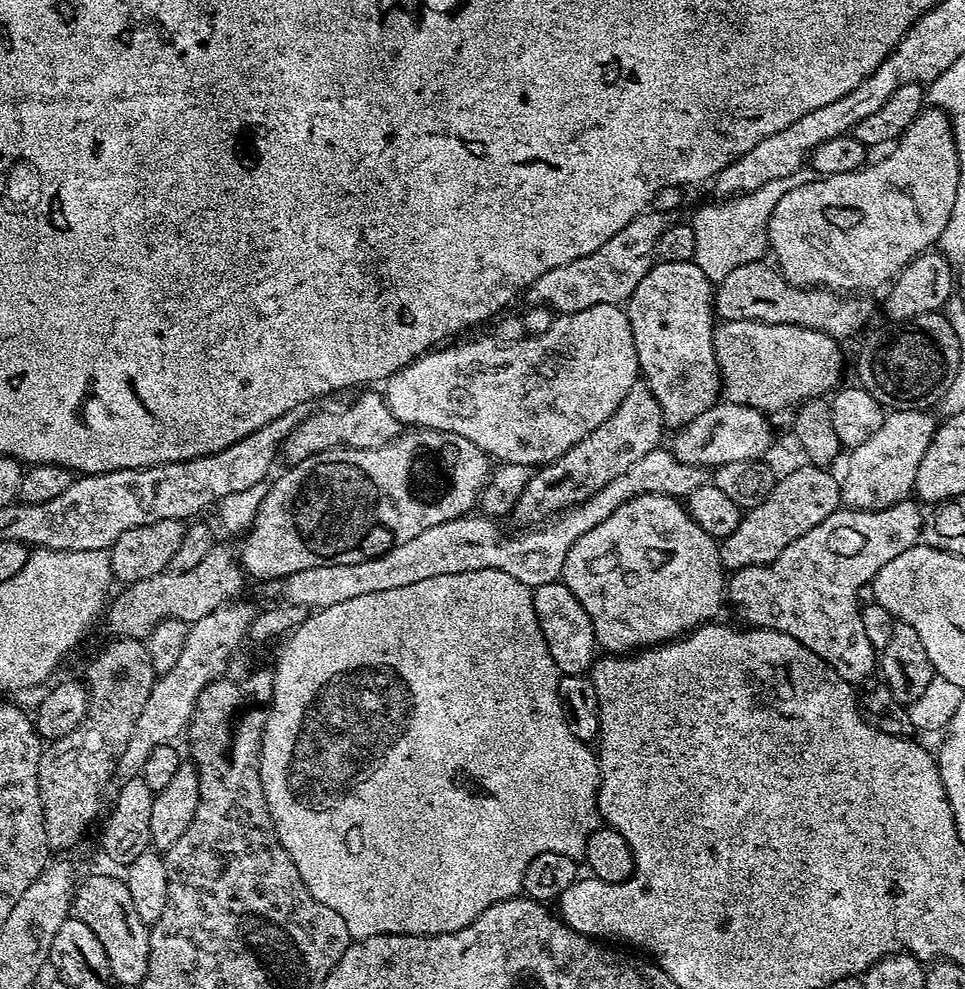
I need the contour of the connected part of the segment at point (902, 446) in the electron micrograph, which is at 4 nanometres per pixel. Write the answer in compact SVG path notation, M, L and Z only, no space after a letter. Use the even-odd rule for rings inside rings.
M928 410L889 411L878 431L867 442L862 442L862 446L849 451L850 471L840 486L840 494L847 507L877 512L913 495L918 462L922 462L922 454L926 454L926 446L930 446L936 433L938 420L932 414Z

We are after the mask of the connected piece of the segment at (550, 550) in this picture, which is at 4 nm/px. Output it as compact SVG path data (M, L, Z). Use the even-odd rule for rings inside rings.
M661 446L638 458L630 470L602 486L598 494L590 494L586 502L567 508L534 528L517 531L517 536L503 532L495 519L483 514L459 516L450 522L430 526L430 530L422 530L418 538L410 538L410 542L402 542L402 546L394 546L394 550L378 558L354 562L350 566L310 566L310 570L298 570L298 574L285 576L279 583L269 583L267 588L272 596L280 592L279 599L283 603L319 610L338 606L338 602L350 602L350 598L362 598L362 594L382 594L382 590L414 586L414 582L426 582L426 578L438 578L438 574L462 574L470 570L502 570L502 574L518 578L518 582L527 588L546 586L563 577L570 546L574 546L582 534L598 526L598 522L610 518L610 514L618 510L618 506L630 502L630 498L642 494L687 498L709 480L705 469L678 460L667 447Z

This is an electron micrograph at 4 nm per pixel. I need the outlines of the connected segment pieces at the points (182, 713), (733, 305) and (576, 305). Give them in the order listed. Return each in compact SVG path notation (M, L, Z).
M229 602L223 608L214 610L214 614L206 614L206 618L198 618L186 634L186 647L183 648L178 662L170 666L170 670L159 673L156 684L150 690L150 698L146 698L146 706L142 706L142 714L138 714L138 722L134 722L134 734L130 734L130 742L126 742L126 750L118 765L121 777L137 775L146 762L150 750L154 746L162 746L175 741L176 735L183 733L192 721L196 699L202 694L207 684L221 675L220 663L246 640L254 617L254 609L241 602Z
M757 262L755 264L747 264L746 266L738 266L738 270L732 271L731 274L726 274L726 278L719 281L714 288L714 312L721 321L726 320L757 320L758 322L770 322L771 324L793 324L794 326L802 326L803 328L809 328L810 330L818 330L824 332L828 336L833 336L837 342L844 342L847 336L852 336L868 319L872 316L872 304L860 294L841 294L836 290L825 290L823 287L817 286L815 288L806 288L798 284L790 284L788 279L780 275L779 271L771 263Z
M645 210L635 216L614 238L606 238L598 250L591 254L582 254L582 258L574 258L574 262L566 262L566 266L554 266L554 270L546 270L542 278L532 283L526 296L537 305L544 305L553 313L577 312L599 304L623 305L634 294L634 286L642 282L642 278L652 269L657 259L656 246L658 238L670 223L669 217L662 212Z

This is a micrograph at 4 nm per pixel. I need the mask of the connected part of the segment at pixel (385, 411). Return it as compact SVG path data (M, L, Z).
M376 390L361 391L357 400L352 400L345 408L336 408L333 412L328 408L321 412L309 411L300 425L282 441L283 459L285 456L287 463L294 465L331 448L373 448L396 439L402 431L401 422L394 418L383 395L379 391L372 391Z

